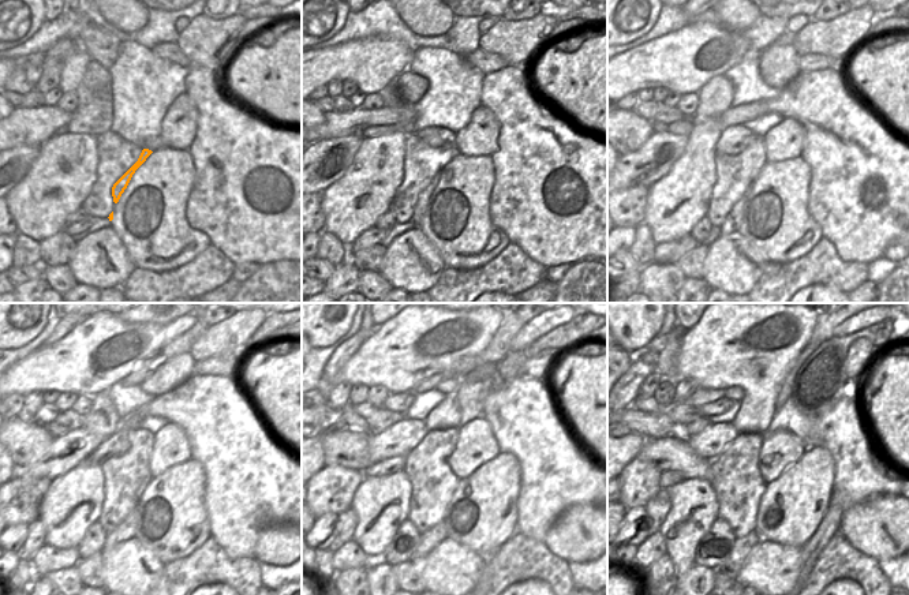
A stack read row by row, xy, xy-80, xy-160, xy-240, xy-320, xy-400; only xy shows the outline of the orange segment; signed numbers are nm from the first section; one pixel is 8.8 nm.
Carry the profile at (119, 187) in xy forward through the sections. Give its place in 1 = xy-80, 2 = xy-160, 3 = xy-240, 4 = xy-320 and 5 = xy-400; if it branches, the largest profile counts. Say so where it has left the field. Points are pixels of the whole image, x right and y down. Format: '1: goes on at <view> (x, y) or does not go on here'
1: goes on at xy-80 (425, 195)
2: goes on at xy-160 (733, 220)
3: goes on at xy-240 (126, 530)
4: goes on at xy-320 (430, 539)
5: goes on at xy-400 (741, 547)

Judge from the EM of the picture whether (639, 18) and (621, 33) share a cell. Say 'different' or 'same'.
same

